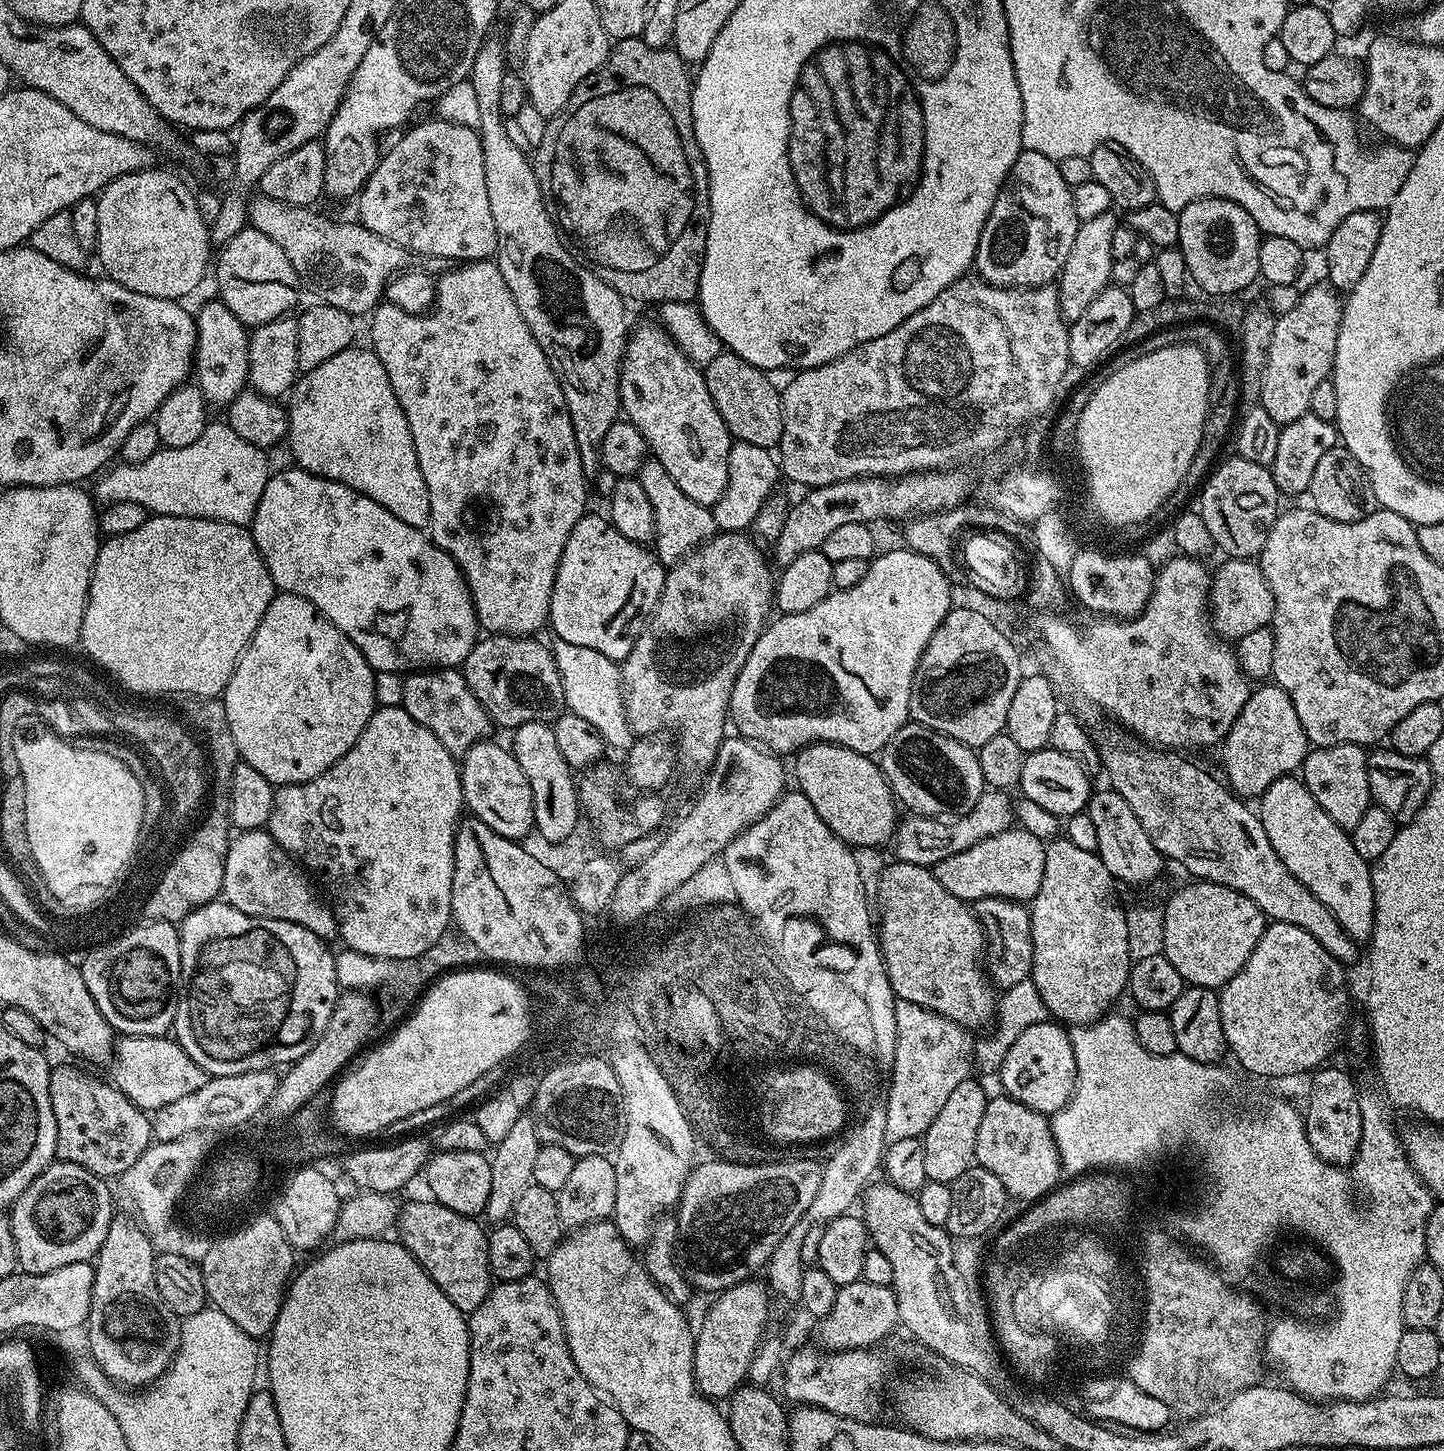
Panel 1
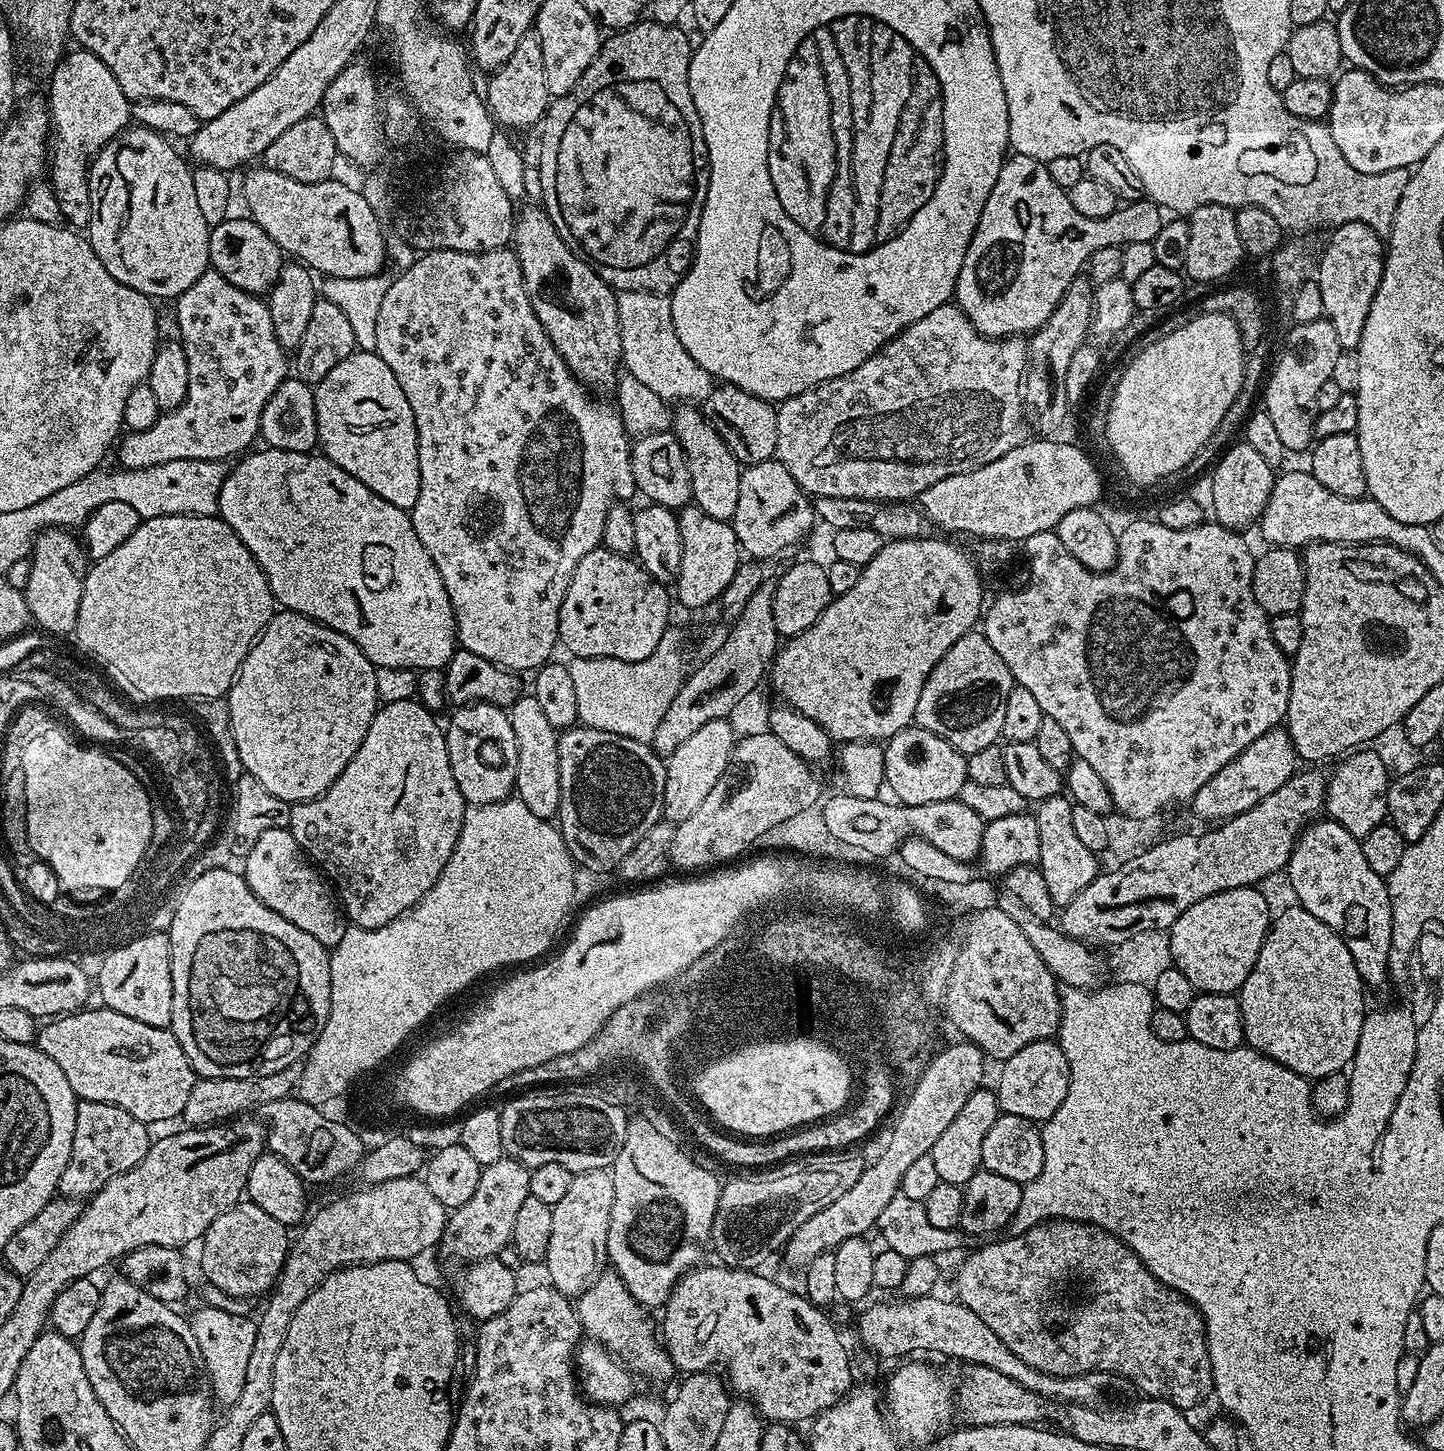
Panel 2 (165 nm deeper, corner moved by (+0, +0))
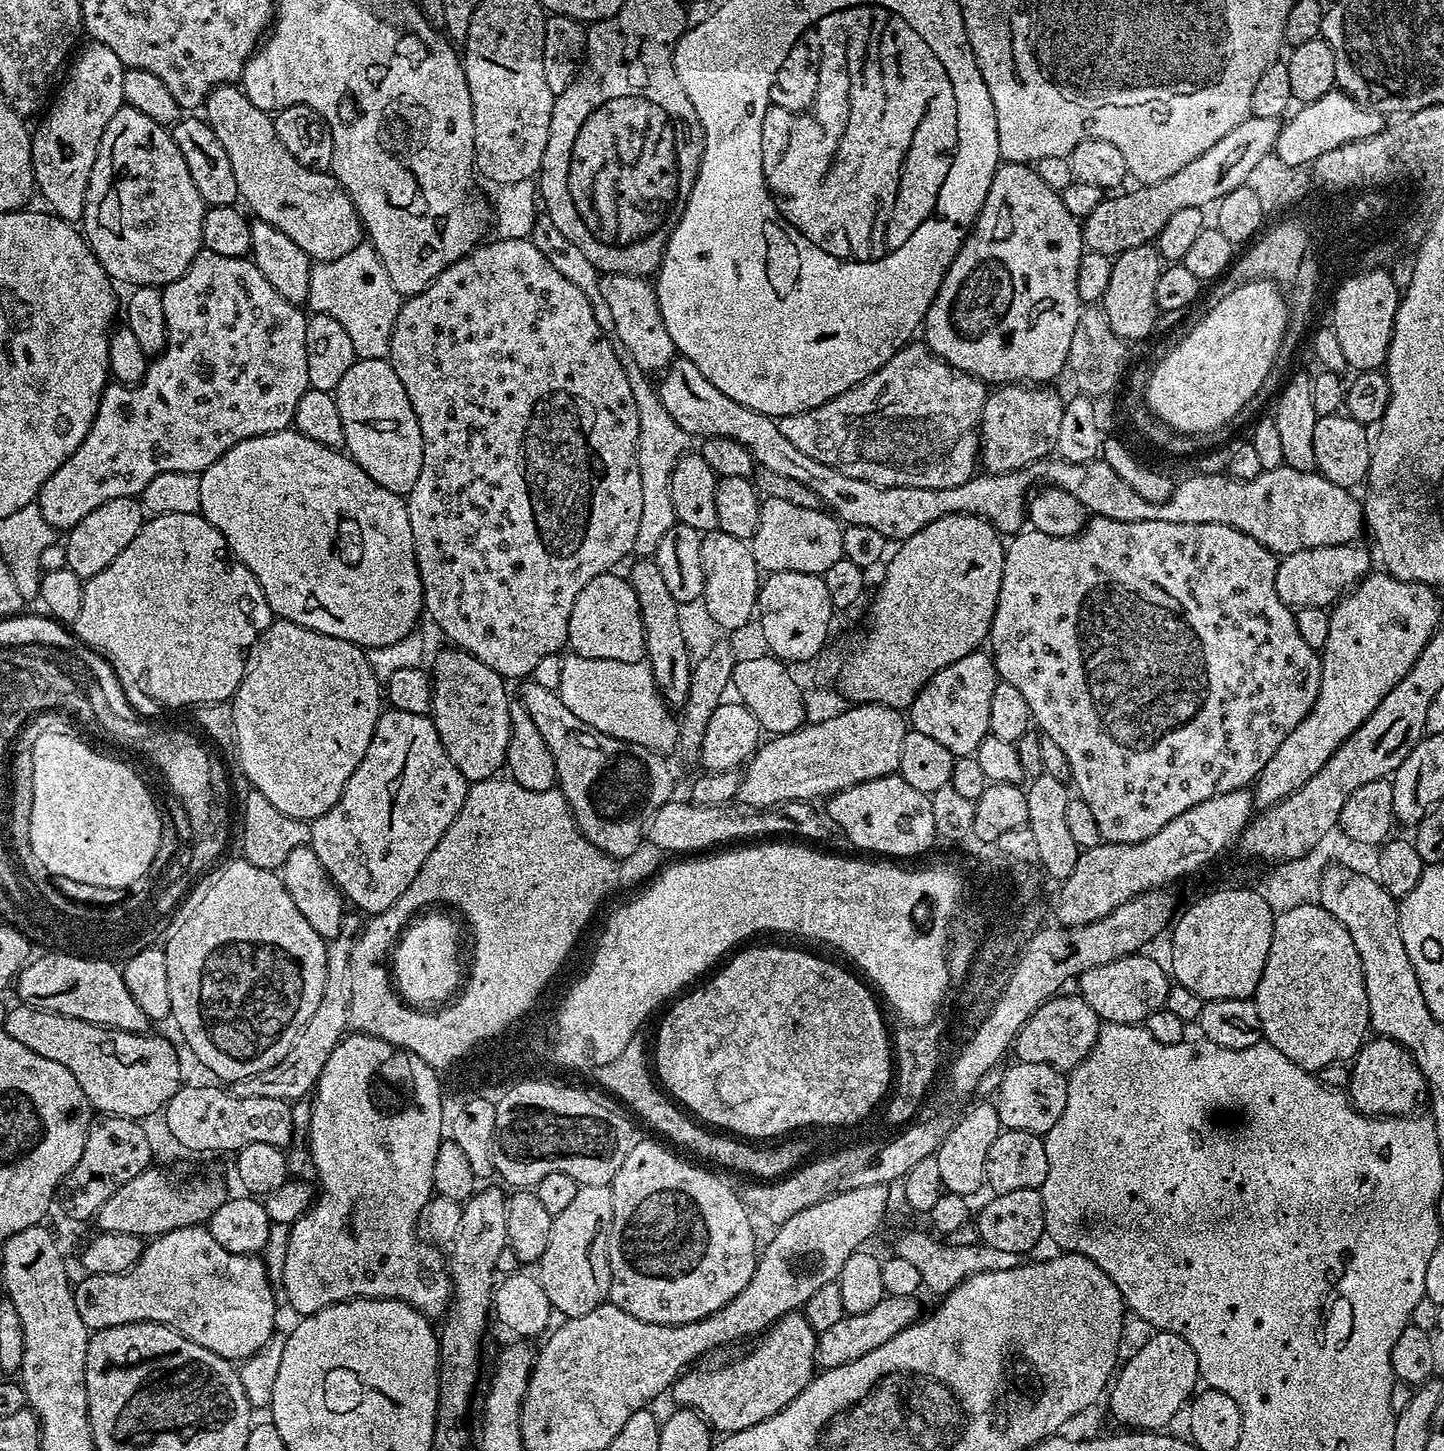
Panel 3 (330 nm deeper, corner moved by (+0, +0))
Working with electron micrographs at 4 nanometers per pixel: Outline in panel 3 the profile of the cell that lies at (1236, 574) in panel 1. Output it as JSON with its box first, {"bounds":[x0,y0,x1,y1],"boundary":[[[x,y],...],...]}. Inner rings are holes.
{"bounds":[1274,542,1373,610],"boundary":[[[1353,542],[1318,546],[1283,557],[1276,565],[1274,578],[1274,590],[1278,590],[1278,598],[1282,598],[1282,602],[1293,610],[1306,606],[1328,608],[1335,604],[1345,592],[1359,584],[1373,567],[1372,560],[1362,545],[1363,543]]]}

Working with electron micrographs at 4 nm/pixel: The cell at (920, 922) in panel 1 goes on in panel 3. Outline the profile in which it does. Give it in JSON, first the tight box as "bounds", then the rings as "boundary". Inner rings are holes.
{"bounds":[1014,994,1102,1070],"boundary":[[[1057,994],[1038,1006],[1036,1012],[1020,1027],[1014,1045],[1017,1061],[1038,1062],[1061,1070],[1071,1070],[1088,1056],[1100,1033],[1102,1021],[1081,995],[1064,995]]]}

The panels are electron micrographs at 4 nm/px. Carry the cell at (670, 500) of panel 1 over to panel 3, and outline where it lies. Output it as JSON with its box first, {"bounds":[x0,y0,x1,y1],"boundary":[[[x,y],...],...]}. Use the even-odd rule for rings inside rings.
{"bounds":[701,531,762,634],"boundary":[[[722,531],[701,535],[702,570],[704,571],[704,595],[702,601],[713,618],[717,629],[731,634],[736,628],[753,619],[756,597],[760,594],[762,573],[754,562],[749,541],[733,538]]]}

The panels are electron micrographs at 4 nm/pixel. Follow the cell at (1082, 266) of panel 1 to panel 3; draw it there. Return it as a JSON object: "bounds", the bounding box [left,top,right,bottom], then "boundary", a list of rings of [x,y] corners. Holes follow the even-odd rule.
{"bounds":[978,382,1062,473],"boundary":[[[1027,382],[1006,384],[989,391],[984,409],[980,415],[978,435],[980,438],[979,463],[984,464],[989,473],[1019,472],[1045,459],[1055,449],[1058,442],[1058,430],[1062,427],[1062,396],[1052,386],[1033,386]]]}

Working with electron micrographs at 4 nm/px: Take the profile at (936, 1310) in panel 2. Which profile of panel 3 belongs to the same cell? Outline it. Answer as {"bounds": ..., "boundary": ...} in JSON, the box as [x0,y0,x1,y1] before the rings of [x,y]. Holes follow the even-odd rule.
{"bounds":[816,1295,921,1369],"boundary":[[[885,1295],[878,1306],[866,1310],[866,1314],[844,1315],[842,1322],[830,1326],[830,1330],[819,1333],[816,1337],[816,1361],[821,1369],[847,1368],[850,1362],[864,1360],[866,1354],[879,1352],[890,1338],[903,1336],[907,1328],[921,1319],[919,1299],[916,1296]]]}

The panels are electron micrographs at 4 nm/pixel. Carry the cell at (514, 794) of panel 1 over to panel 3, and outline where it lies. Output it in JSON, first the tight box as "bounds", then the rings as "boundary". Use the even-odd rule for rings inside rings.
{"bounds":[430,650,510,782],"boundary":[[[451,650],[440,652],[436,656],[436,665],[430,668],[432,678],[432,706],[430,719],[432,725],[438,730],[438,738],[450,754],[450,762],[458,766],[458,770],[469,782],[490,780],[497,775],[496,772],[505,767],[508,759],[508,743],[510,742],[510,710],[508,709],[510,697],[504,689],[505,677],[498,675],[490,666],[478,662],[469,652]]]}

